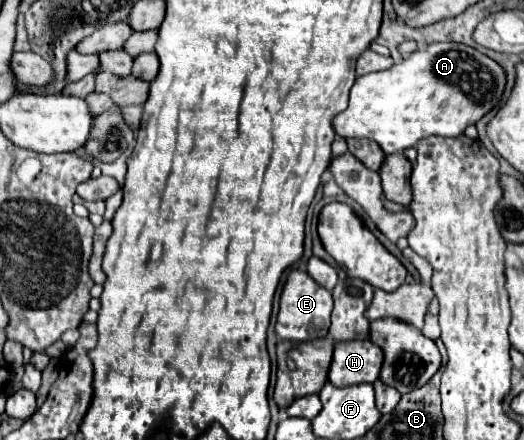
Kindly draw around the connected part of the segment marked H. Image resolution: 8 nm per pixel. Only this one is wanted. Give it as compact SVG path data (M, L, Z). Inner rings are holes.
M353 339L335 343L329 381L335 387L357 383L373 383L379 377L383 351L369 339Z

